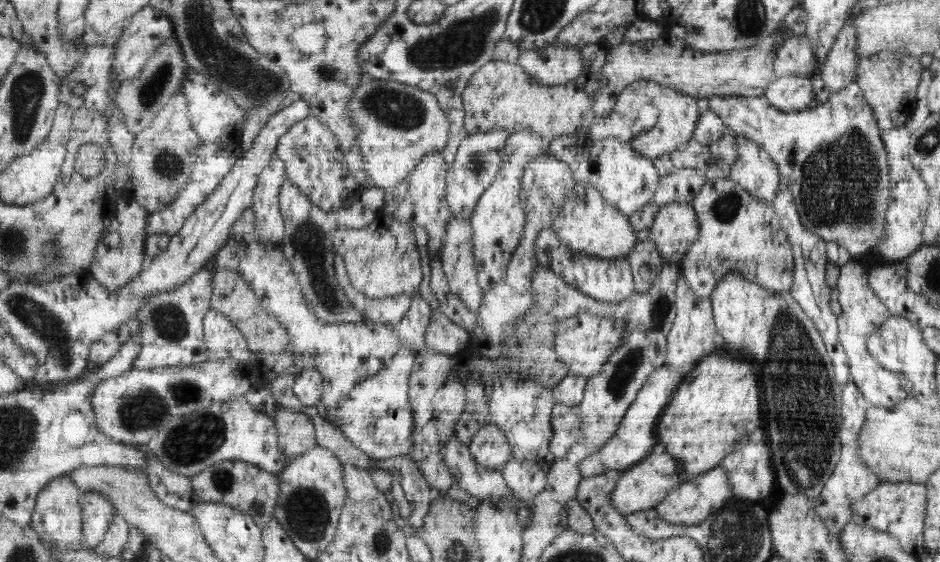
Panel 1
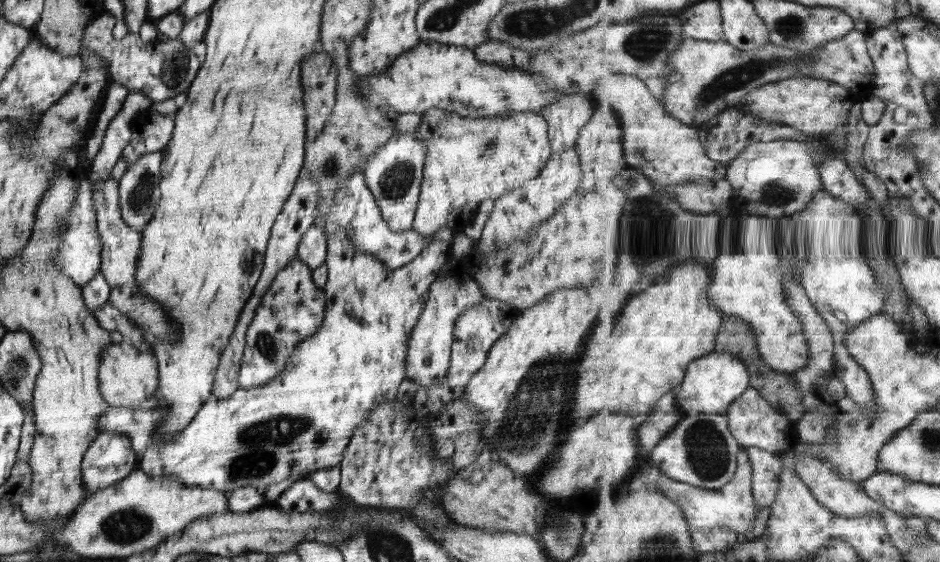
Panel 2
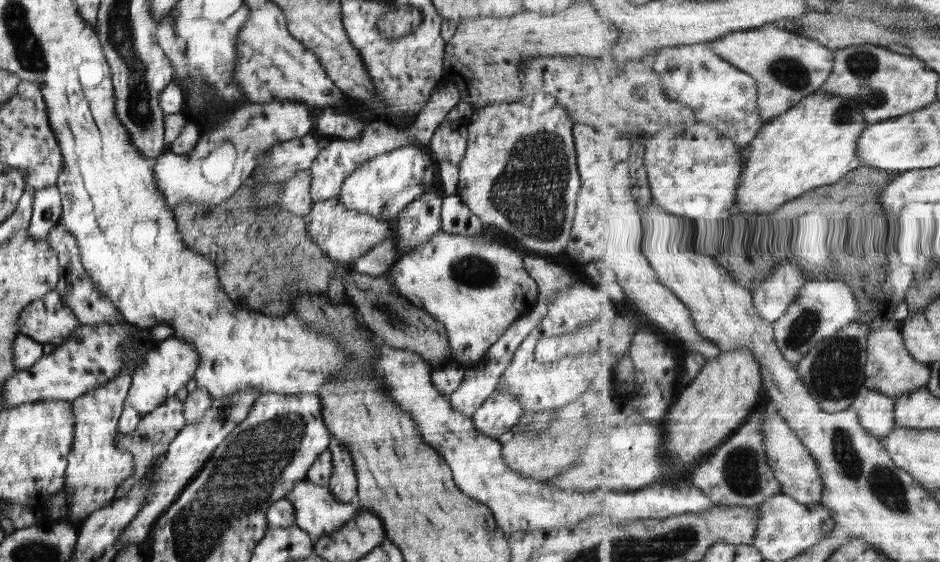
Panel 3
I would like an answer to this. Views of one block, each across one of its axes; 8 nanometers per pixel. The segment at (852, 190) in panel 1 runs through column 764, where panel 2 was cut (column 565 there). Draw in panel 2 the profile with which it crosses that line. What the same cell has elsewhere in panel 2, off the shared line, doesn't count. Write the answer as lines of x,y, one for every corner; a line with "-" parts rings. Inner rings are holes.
584,94
564,96
538,111
547,120
547,137
553,154
566,152
575,146
593,111
594,101

